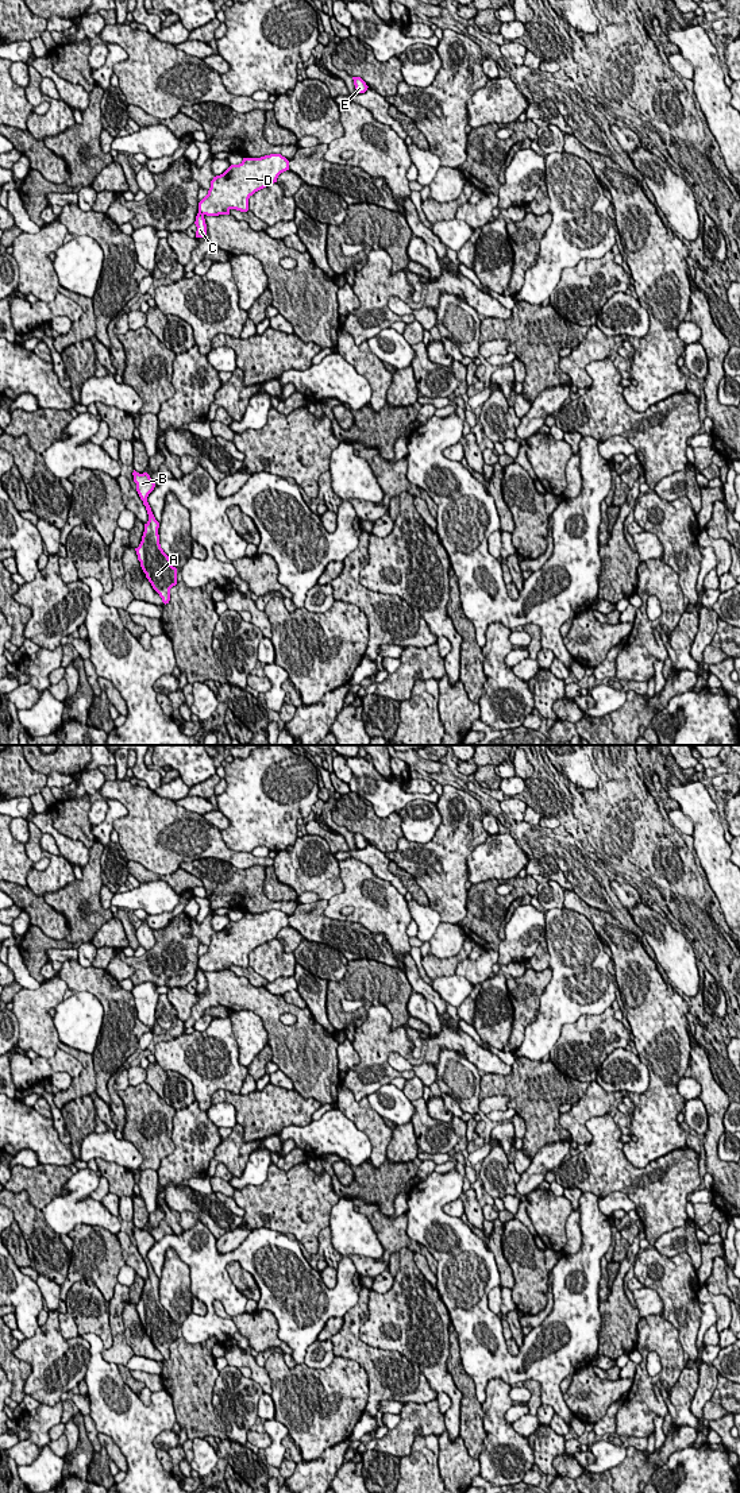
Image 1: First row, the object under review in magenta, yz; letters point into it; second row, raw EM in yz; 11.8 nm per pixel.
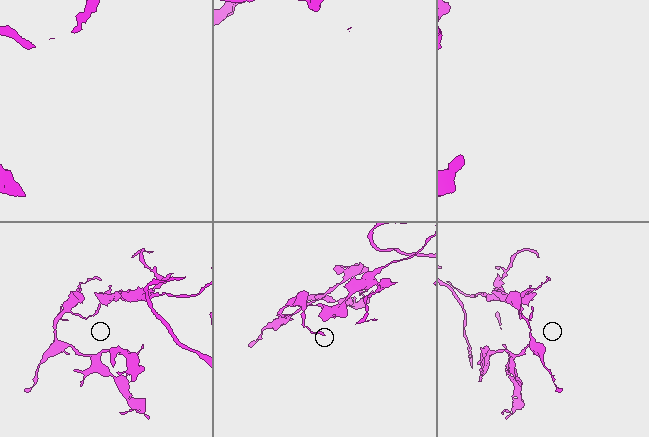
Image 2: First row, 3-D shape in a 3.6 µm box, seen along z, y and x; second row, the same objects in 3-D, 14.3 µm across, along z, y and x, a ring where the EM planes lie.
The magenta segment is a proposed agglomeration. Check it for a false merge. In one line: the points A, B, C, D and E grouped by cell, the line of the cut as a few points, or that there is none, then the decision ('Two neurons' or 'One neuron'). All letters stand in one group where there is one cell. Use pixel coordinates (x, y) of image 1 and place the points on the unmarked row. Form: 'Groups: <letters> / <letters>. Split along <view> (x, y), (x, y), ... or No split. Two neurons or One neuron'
Groups: A B C E / D. Split along yz (199, 967), (203, 971). Two neurons

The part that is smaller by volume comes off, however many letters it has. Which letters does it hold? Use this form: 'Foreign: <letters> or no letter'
Foreign: A, B, C, E

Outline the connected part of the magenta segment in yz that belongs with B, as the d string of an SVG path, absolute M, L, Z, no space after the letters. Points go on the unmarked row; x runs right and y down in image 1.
M134 1226L132 1231L136 1239L136 1247L149 1270L142 1297L135 1307L146 1334L166 1361L170 1357L170 1345L177 1340L177 1324L171 1322L169 1312L161 1304L158 1291L159 1278L155 1276L147 1258L147 1253L154 1246L155 1239L147 1228L139 1230Z

